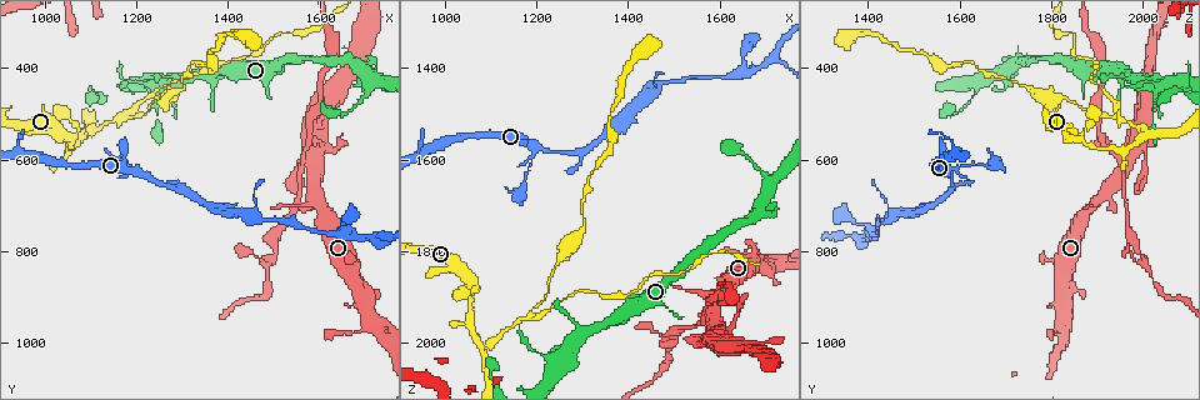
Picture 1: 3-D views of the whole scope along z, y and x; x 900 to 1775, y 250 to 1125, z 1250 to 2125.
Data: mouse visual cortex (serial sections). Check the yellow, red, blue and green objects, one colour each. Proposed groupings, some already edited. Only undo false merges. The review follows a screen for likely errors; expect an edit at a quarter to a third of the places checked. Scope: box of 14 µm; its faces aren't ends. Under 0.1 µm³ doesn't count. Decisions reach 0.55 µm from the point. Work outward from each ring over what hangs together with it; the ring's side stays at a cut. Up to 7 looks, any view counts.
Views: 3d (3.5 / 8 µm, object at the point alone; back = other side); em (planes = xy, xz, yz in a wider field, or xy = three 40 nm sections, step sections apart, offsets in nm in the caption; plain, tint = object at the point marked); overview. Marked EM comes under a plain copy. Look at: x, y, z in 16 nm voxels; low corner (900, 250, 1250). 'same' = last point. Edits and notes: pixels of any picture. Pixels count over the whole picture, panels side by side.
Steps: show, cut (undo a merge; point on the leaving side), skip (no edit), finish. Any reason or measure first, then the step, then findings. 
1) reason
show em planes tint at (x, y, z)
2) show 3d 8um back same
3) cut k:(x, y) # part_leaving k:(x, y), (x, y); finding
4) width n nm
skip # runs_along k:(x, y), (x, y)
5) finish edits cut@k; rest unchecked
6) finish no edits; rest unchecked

abrupt turn
show 3d 3.5um at (1190, 610, 1625)

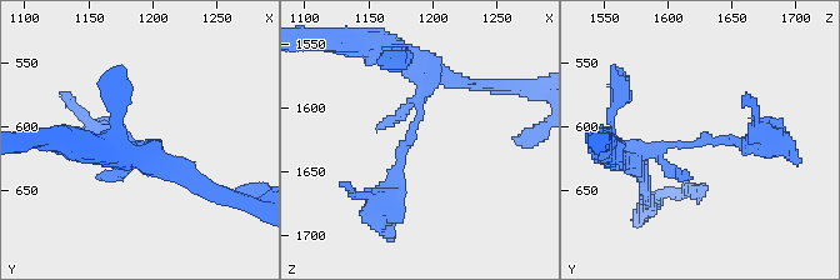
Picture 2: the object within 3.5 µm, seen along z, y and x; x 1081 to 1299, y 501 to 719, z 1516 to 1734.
need the tissue
show em xy step 5 tint at (1182, 614, 1622)

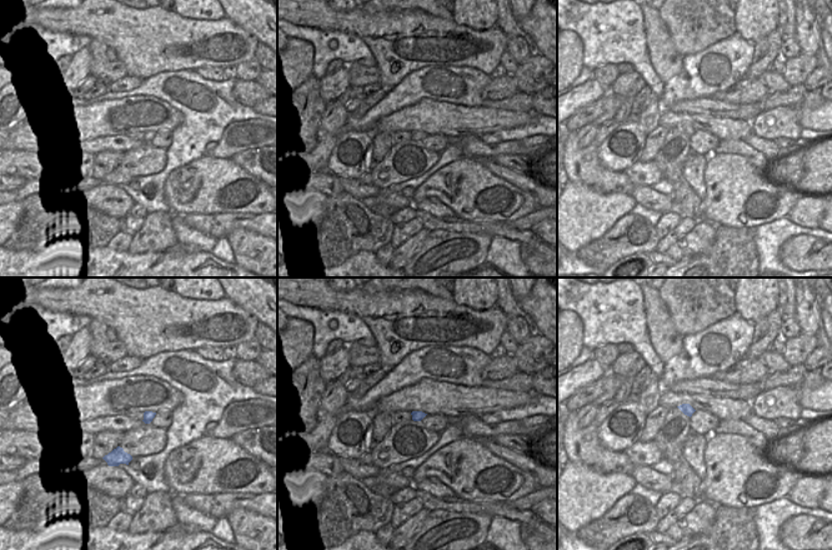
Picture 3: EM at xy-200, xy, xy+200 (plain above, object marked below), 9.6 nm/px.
width 100 nm
skip # runs_along 2:(415, 64), (419, 119), (380, 201); one cell here

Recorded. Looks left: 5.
abrupt turn
show 3d 3.5um at (1050, 550, 1860)

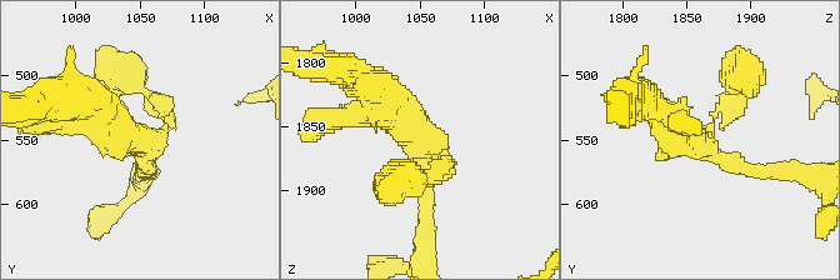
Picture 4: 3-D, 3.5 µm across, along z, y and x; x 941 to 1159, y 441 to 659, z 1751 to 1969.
now the EM
show em xy step 1 tint at (1052, 550, 1862)

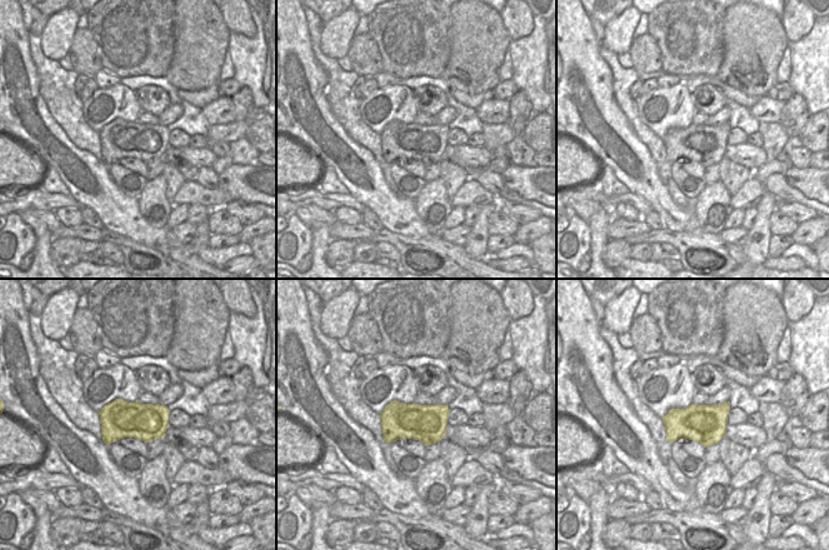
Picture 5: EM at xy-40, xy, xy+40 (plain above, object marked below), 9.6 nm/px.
arm_widths 200, 200, 400 nm
skip # runs_along 4:(650, 99), (679, 138), (778, 173); all the same cell

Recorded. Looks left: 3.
narrows sharply
show 3d 8um at (1070, 555, 2000)

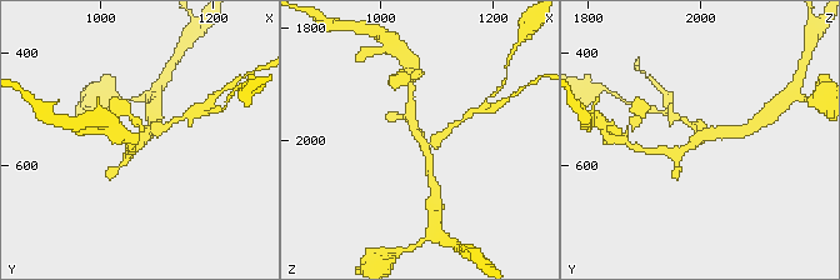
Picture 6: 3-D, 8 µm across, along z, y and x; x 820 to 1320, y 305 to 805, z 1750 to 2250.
zoom in
show 3d 3.5um at (1070, 550, 2005)

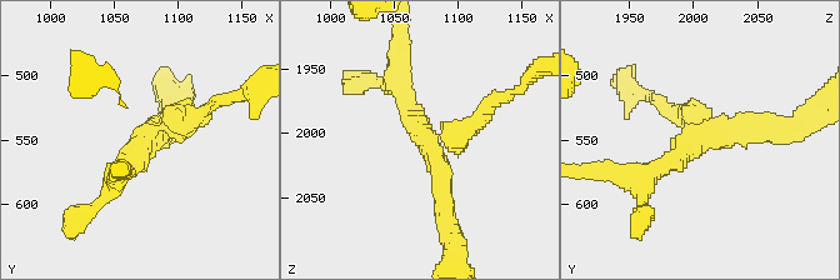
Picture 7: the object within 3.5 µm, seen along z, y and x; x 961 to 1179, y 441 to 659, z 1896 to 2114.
now the EM
show em xy step 1 tint at (1076, 550, 2006)

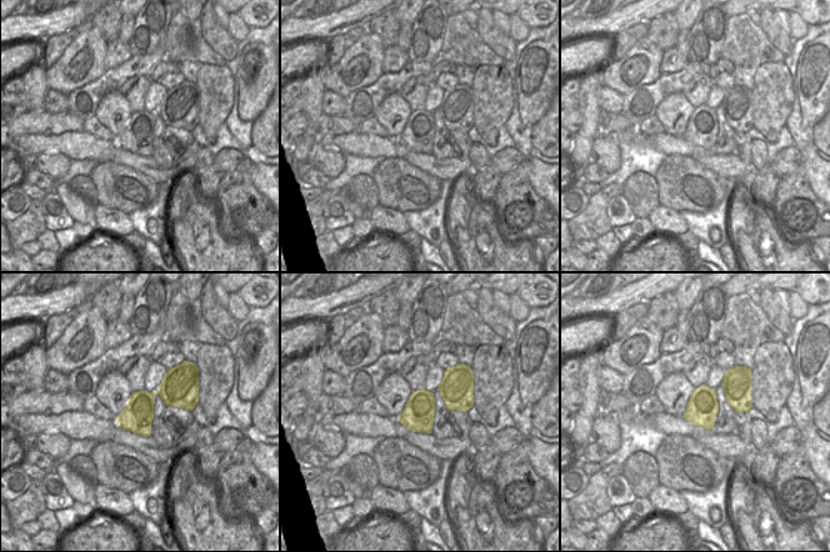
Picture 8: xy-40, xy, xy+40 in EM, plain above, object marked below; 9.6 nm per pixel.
cut 7:(474, 126) # part_leaving 7:(441, 138), (461, 135), (538, 70); two cells meet here

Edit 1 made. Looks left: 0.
finish edits cut@7; rest unchecked

